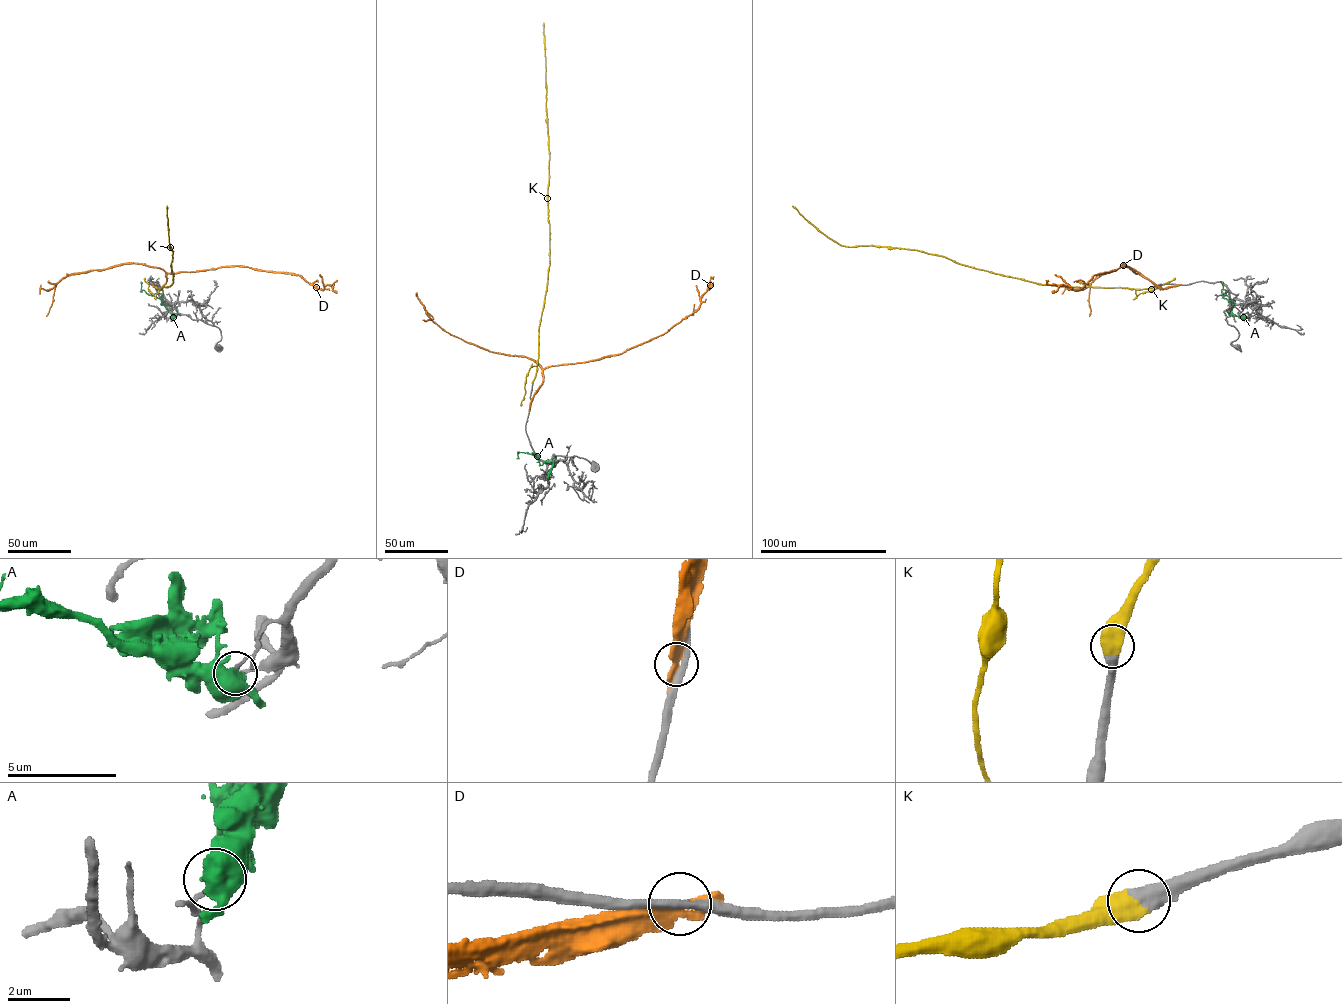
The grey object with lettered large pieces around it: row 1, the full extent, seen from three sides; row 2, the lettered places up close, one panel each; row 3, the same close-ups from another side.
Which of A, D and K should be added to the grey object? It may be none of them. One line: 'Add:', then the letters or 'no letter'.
Add: K

